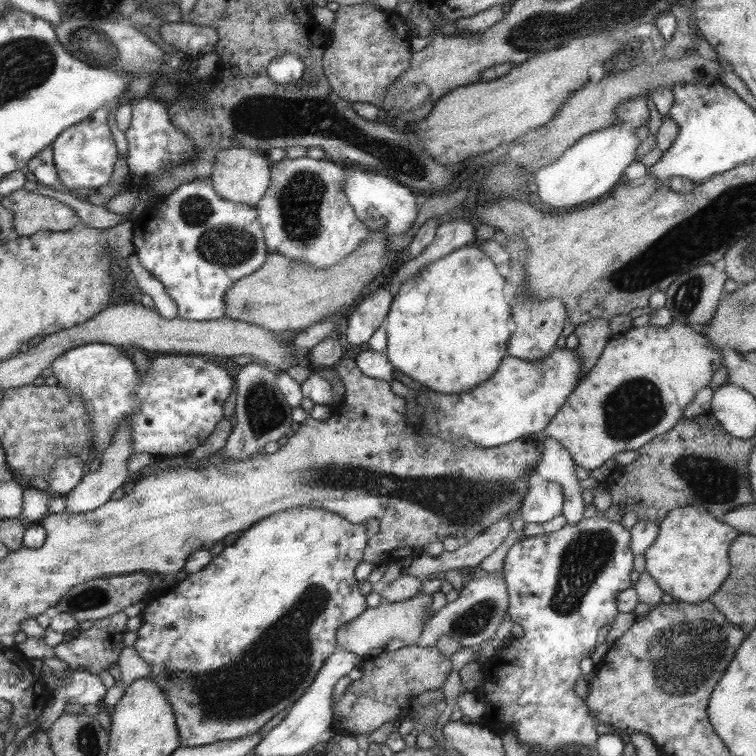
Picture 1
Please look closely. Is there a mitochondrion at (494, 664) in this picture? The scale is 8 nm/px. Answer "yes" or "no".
no

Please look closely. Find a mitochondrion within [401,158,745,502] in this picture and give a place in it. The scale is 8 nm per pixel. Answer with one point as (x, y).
(637, 406)

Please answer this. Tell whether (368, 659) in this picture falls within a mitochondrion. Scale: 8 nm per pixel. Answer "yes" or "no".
no

